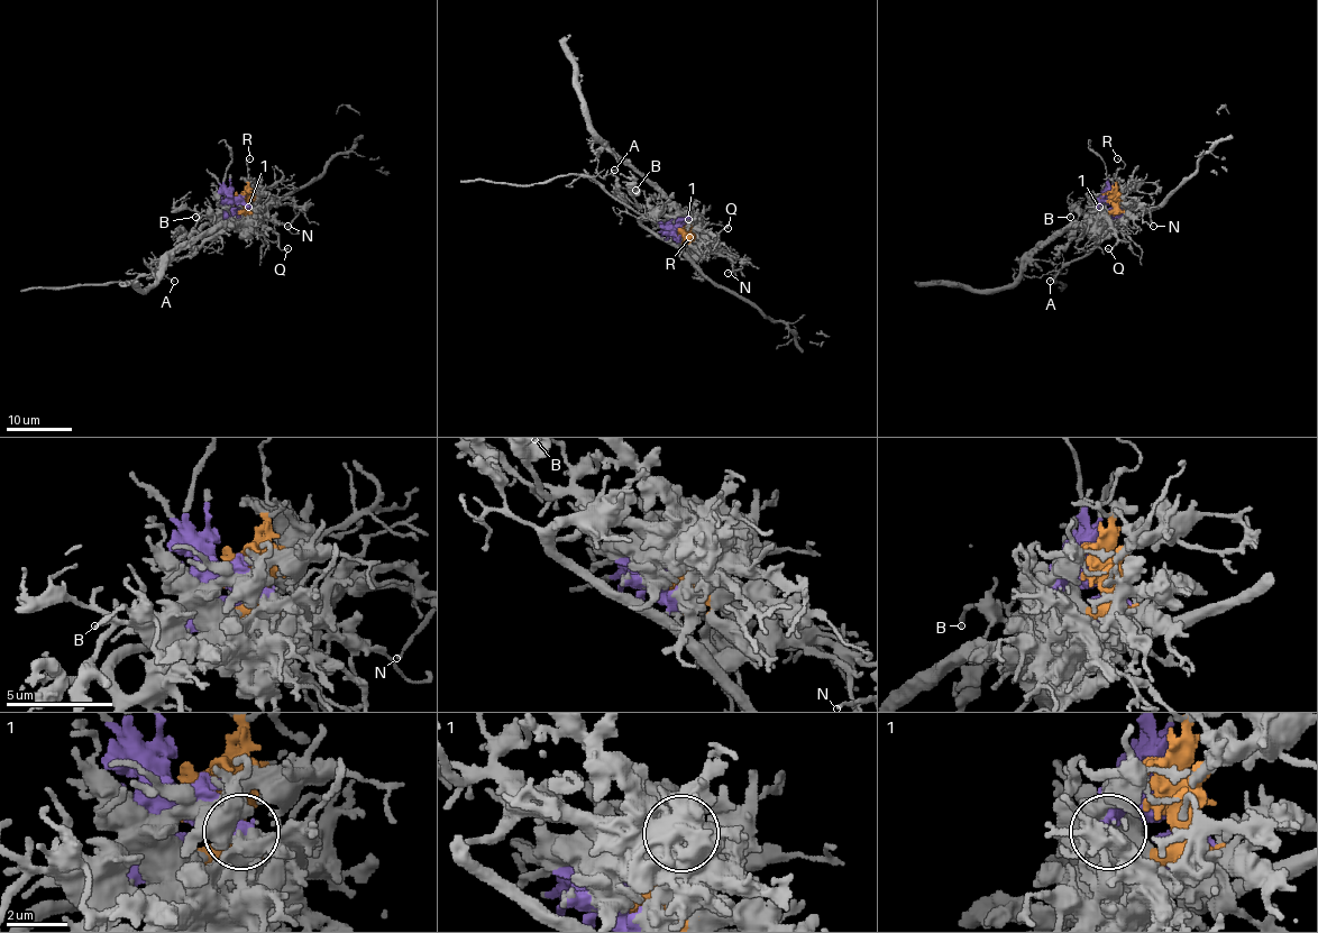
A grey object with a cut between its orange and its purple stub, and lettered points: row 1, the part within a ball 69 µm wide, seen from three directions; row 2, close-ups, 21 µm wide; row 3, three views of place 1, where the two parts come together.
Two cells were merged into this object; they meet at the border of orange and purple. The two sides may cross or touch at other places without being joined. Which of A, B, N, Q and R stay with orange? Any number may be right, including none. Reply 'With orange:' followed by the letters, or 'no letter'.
With orange: A, B, N, R

